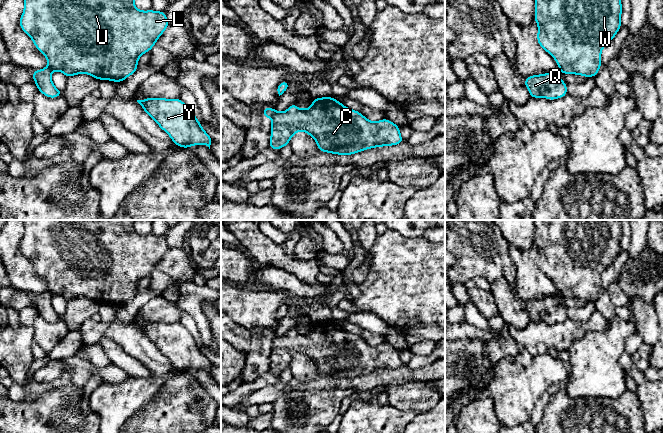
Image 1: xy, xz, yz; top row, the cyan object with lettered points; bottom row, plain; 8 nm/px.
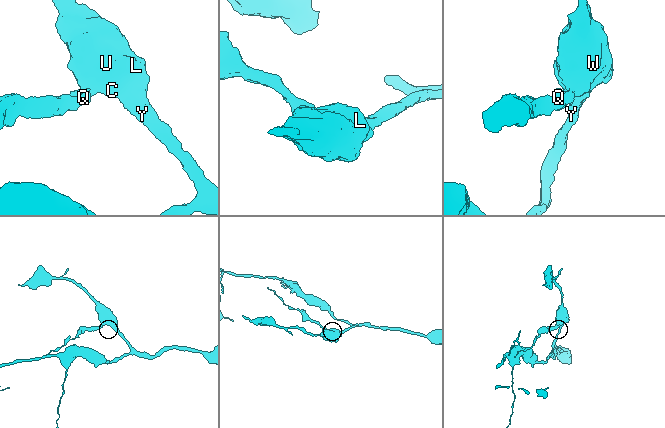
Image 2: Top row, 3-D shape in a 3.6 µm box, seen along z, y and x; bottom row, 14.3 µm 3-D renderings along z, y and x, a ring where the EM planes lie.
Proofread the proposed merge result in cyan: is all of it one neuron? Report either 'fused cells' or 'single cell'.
fused cells

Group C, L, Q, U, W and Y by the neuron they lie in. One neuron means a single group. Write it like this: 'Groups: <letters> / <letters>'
Groups: C L U W Y / Q

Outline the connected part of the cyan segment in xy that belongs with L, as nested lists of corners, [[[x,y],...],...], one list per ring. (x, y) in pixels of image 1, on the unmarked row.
[[[23,220],[25,231],[19,245],[20,252],[30,260],[35,271],[45,279],[48,285],[48,292],[52,295],[60,295],[67,302],[86,297],[97,304],[111,304],[114,306],[123,306],[128,300],[137,295],[138,283],[146,276],[151,275],[156,268],[157,263],[169,250],[165,235],[140,235],[134,229],[135,220]]]

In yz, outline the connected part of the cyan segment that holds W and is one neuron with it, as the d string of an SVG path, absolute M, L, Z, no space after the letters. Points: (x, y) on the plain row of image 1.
M534 220L537 266L556 285L564 298L595 301L601 274L621 252L621 220Z

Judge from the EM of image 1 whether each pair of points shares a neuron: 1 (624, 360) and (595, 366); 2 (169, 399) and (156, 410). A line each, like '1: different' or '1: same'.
1: different
2: same

